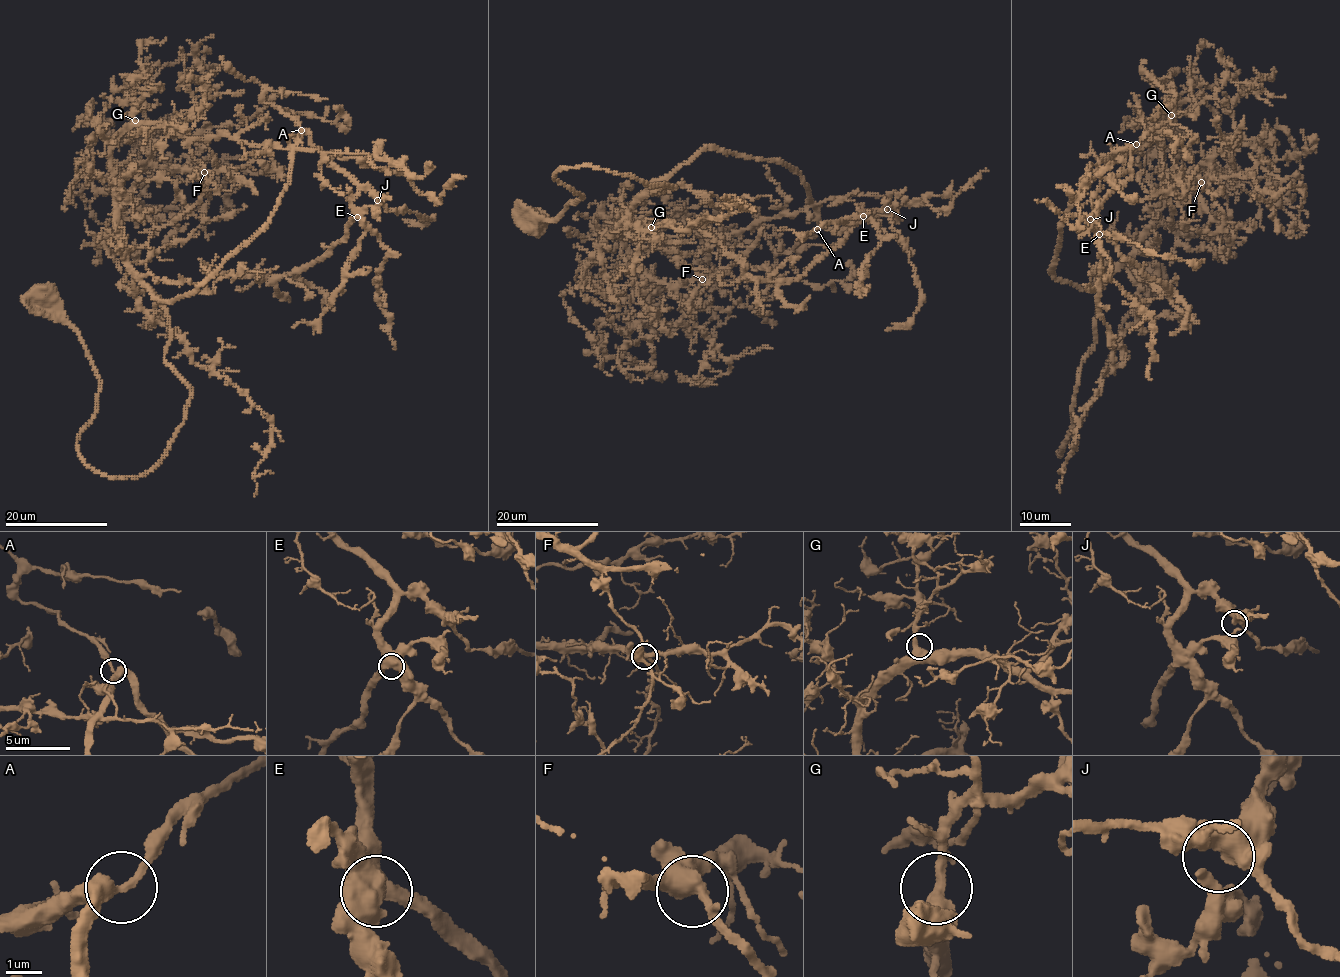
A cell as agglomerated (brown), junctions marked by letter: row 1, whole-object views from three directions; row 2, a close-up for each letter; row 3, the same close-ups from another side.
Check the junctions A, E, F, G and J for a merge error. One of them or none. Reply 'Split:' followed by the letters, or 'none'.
Split: none

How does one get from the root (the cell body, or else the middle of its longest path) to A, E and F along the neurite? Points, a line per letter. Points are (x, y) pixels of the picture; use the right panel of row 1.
A: (1157, 277), (1059, 455), (1107, 277), (1080, 289), (1054, 276), (1059, 226), (1105, 163), (1136, 145)
E: (1157, 277), (1059, 455), (1107, 277), (1080, 289), (1054, 276), (1059, 226), (1132, 147), (1099, 234)
F: (1157, 277), (1059, 455), (1098, 289), (1170, 186), (1208, 166), (1201, 182)

